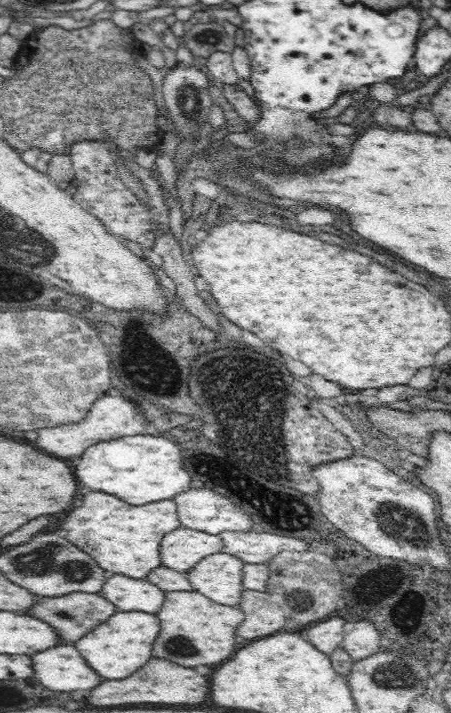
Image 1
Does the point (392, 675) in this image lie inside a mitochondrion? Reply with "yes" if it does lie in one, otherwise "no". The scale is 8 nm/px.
yes

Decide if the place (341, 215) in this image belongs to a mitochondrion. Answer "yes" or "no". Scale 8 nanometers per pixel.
no

